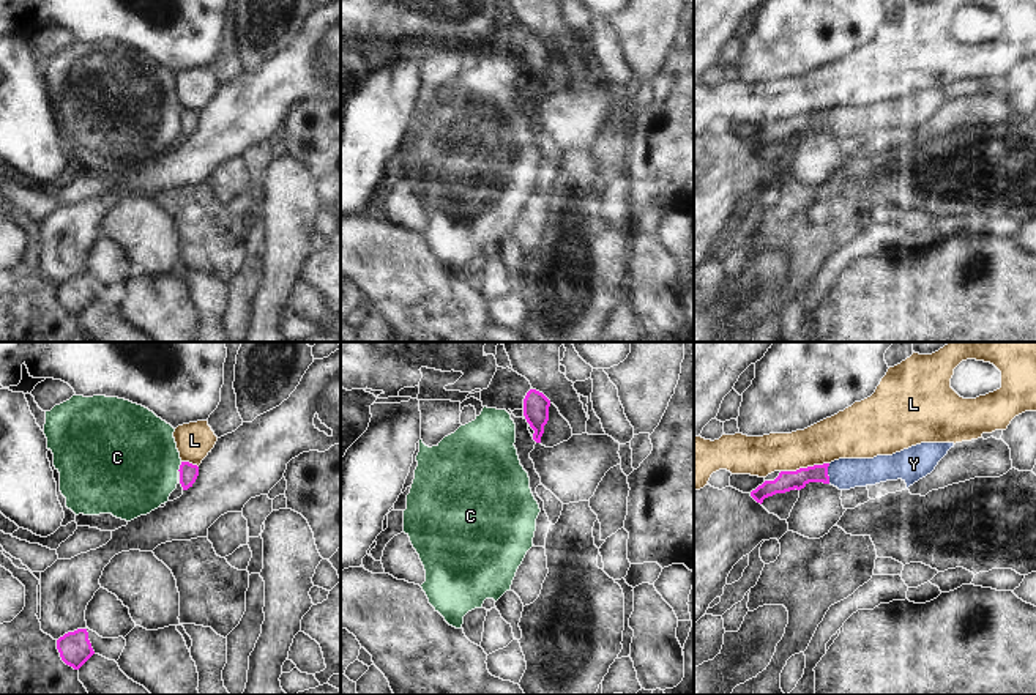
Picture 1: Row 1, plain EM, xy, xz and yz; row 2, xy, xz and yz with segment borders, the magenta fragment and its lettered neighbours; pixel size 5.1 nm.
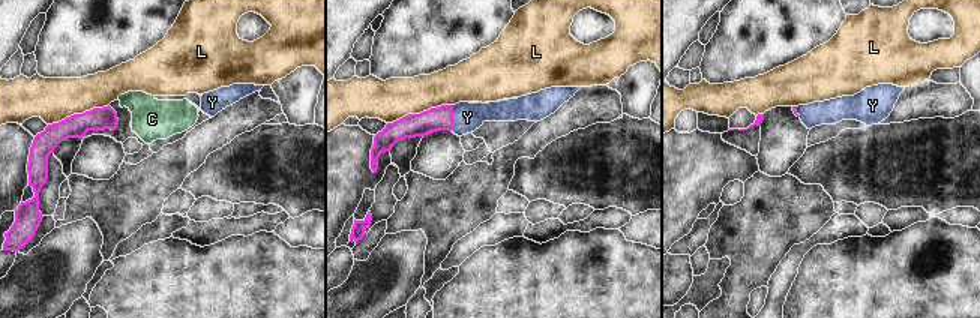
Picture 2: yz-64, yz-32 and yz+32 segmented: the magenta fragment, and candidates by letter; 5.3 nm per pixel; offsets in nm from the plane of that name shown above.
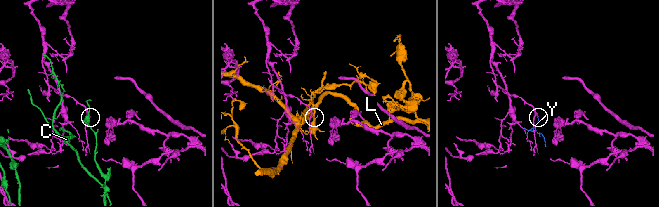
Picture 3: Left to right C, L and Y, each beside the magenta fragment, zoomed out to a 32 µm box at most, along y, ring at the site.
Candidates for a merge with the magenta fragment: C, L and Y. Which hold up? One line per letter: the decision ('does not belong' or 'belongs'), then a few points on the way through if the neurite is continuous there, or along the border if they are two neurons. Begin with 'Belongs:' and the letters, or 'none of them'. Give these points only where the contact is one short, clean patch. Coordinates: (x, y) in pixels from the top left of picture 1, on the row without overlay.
Belongs: Y
C: does not belong; border xy (182, 109), (177, 117)
L: does not belong; border yz (828, 109), (781, 118)
Y: belongs; way yz (786, 128), (827, 120), (845, 120)

